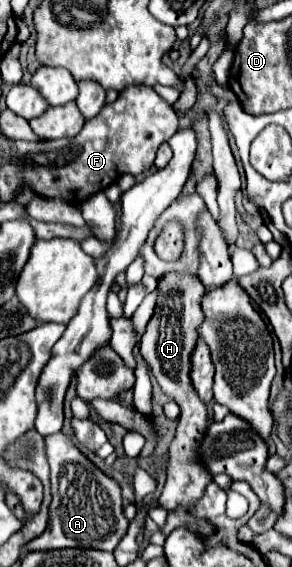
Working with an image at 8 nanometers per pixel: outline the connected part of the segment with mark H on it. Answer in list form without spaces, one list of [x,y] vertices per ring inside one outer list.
[[[164,274],[164,278],[158,278],[158,298],[154,314],[146,326],[146,332],[140,340],[140,354],[148,362],[152,374],[156,376],[160,388],[168,398],[172,398],[180,406],[180,420],[176,438],[170,444],[170,456],[168,456],[168,480],[164,484],[162,496],[158,498],[158,504],[166,510],[184,508],[190,510],[196,500],[204,496],[204,490],[208,482],[212,482],[212,474],[196,462],[196,450],[200,448],[200,442],[204,440],[204,430],[208,430],[210,420],[206,412],[206,404],[198,398],[198,394],[192,388],[190,382],[190,354],[198,340],[198,326],[204,320],[200,298],[204,296],[204,284],[198,280],[196,274]]]

